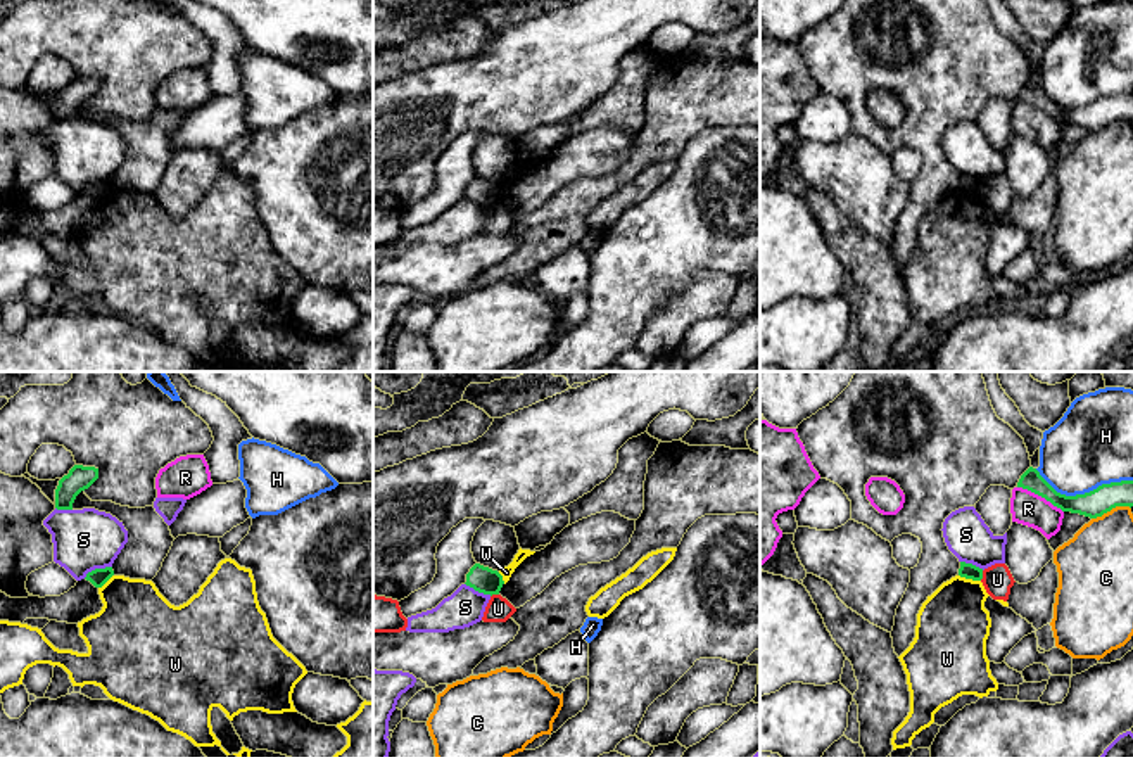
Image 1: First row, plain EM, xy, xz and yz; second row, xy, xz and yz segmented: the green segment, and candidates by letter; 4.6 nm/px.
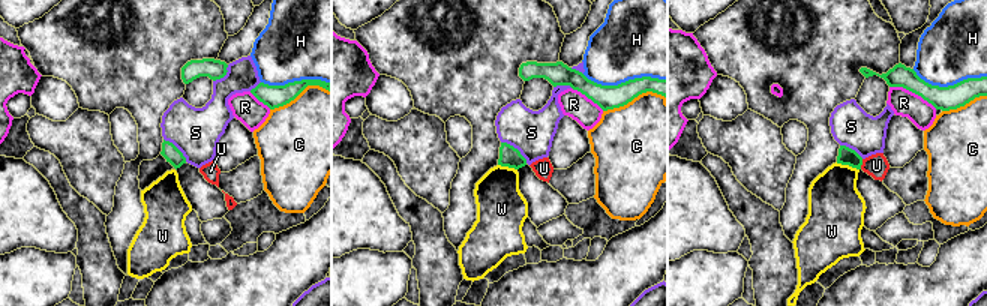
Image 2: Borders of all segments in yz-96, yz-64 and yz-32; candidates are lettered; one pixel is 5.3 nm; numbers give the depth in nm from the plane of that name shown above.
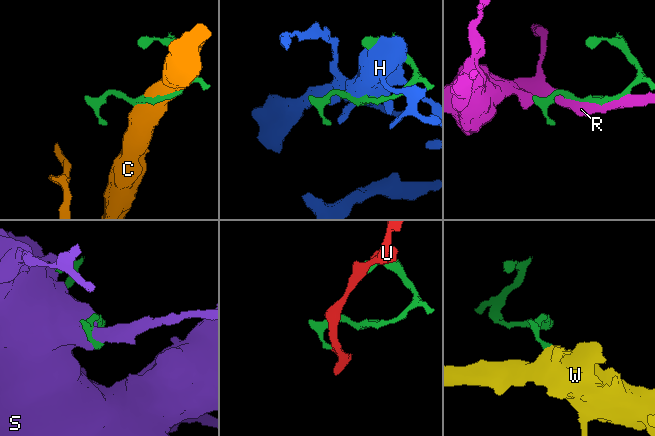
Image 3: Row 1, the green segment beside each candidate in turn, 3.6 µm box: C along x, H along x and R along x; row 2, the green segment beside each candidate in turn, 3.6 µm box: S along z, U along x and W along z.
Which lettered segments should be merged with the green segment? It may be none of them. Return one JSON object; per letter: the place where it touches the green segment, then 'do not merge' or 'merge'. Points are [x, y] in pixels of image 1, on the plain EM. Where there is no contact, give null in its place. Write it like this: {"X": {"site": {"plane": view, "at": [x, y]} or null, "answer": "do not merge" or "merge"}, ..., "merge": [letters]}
{"C": {"site": {"plane": "yz", "at": [1111, 121]}, "answer": "do not merge"}, "H": {"site": {"plane": "yz", "at": [1083, 108]}, "answer": "do not merge"}, "R": {"site": {"plane": "yz", "at": [1040, 108]}, "answer": "do not merge"}, "S": {"site": {"plane": "xy", "at": [97, 182]}, "answer": "do not merge"}, "U": {"site": {"plane": "yz", "at": [981, 189]}, "answer": "do not merge"}, "W": {"site": {"plane": "yz", "at": [969, 190]}, "answer": "do not merge"}, "merge": []}

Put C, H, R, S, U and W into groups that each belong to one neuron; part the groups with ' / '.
C / H / R / S / U / W

